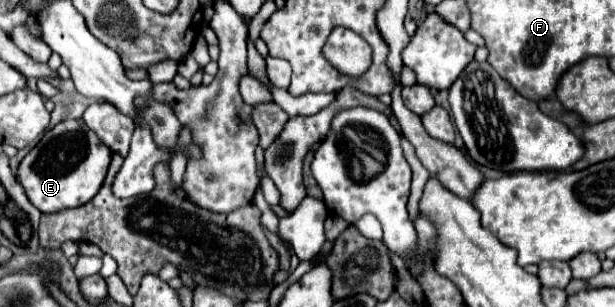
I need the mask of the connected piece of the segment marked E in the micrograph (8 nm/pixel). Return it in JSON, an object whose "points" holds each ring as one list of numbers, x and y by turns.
{"points":[[64,120,50,128,42,140,24,156,18,166,16,178,24,188,28,200,44,214,54,214,68,208,78,208,90,202,100,190,108,164,110,148,84,126,82,120]]}

